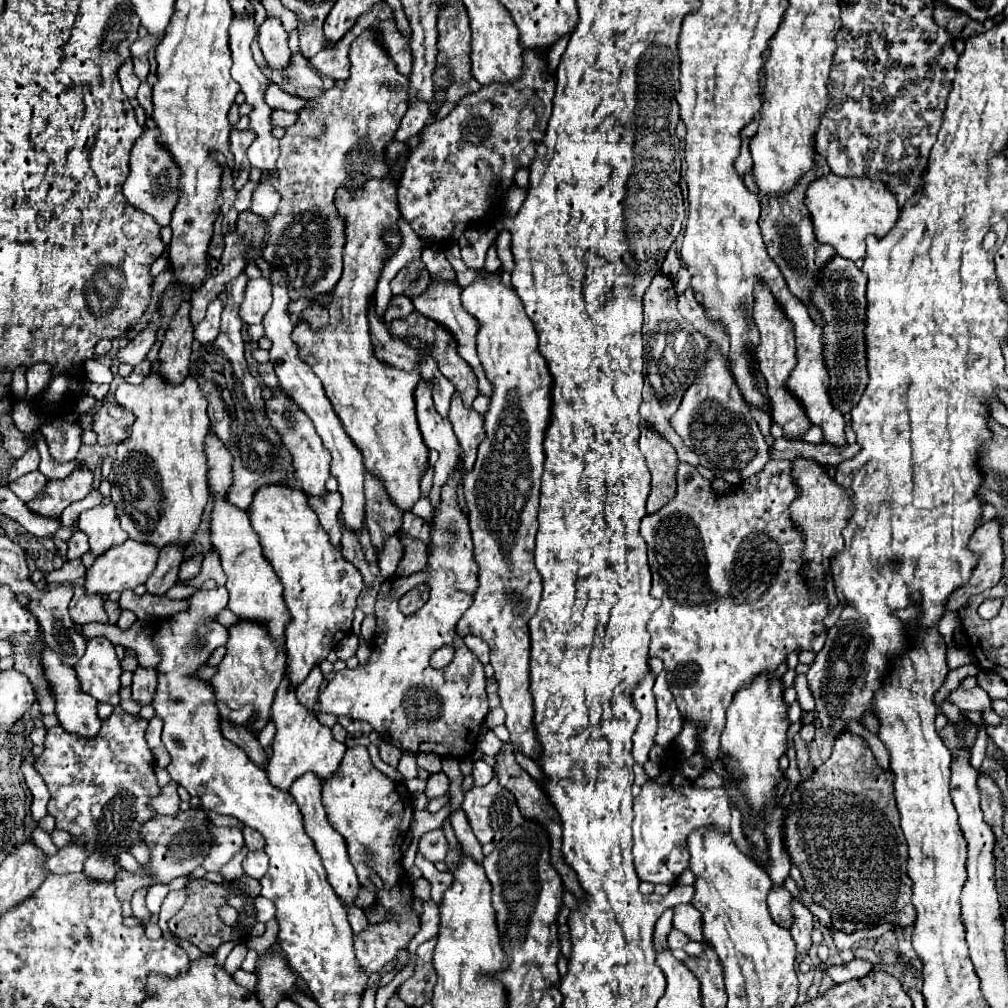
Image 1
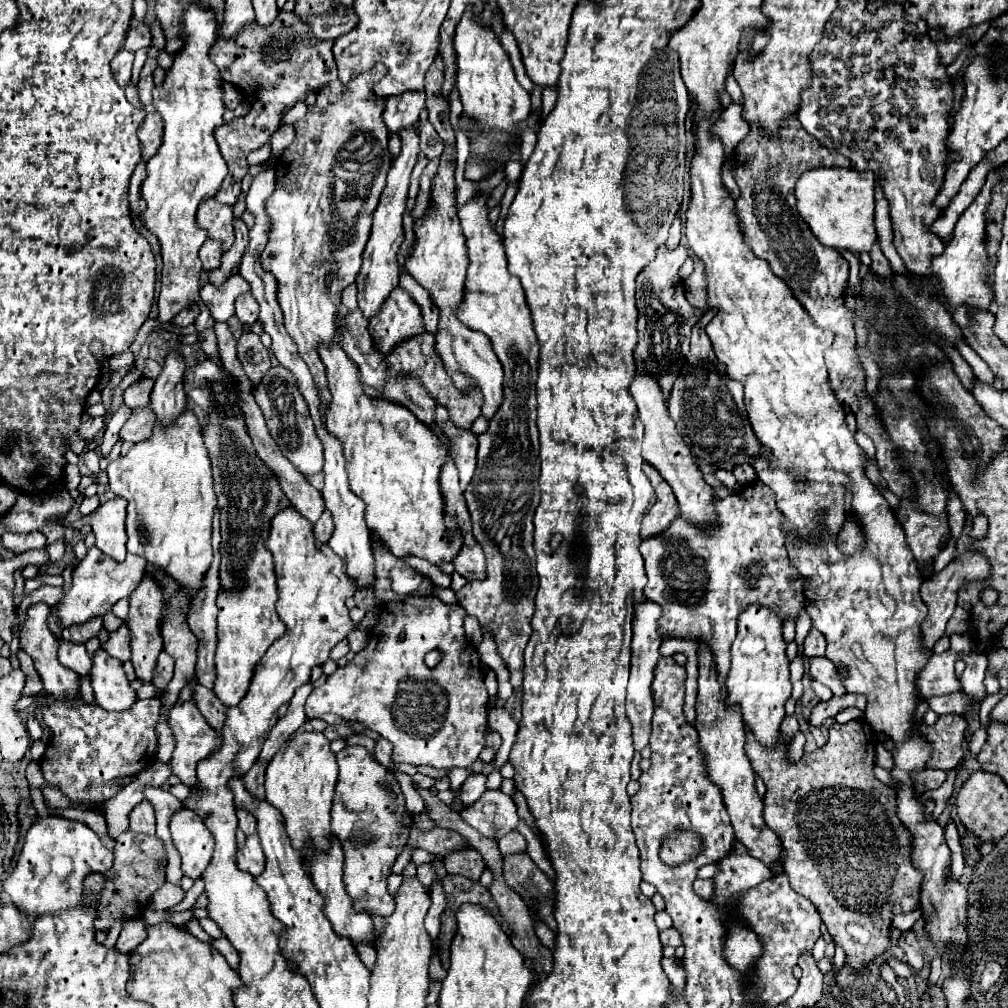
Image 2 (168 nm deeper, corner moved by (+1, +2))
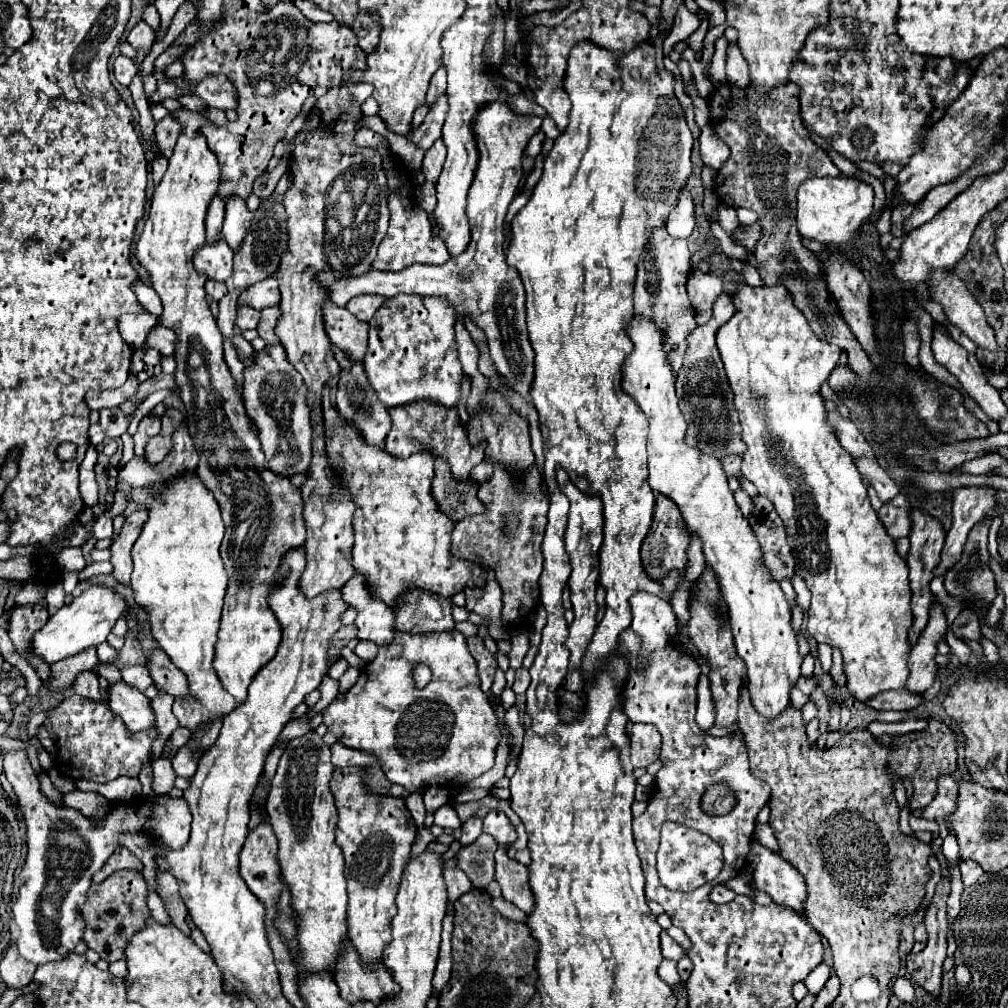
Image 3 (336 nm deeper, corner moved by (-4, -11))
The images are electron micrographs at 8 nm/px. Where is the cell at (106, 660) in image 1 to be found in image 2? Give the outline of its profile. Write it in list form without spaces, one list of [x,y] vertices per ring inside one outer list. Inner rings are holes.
[[[98,648],[92,656],[90,684],[94,688],[96,704],[104,710],[122,712],[136,702],[136,692],[126,680],[122,662],[110,656],[104,648]]]

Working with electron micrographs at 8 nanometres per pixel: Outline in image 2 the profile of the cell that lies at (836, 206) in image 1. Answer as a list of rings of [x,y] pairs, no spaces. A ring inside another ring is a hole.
[[[850,168],[810,170],[802,174],[796,184],[798,212],[824,246],[850,250],[854,254],[870,252],[878,242],[874,226],[874,184],[876,176],[872,172],[856,172]]]

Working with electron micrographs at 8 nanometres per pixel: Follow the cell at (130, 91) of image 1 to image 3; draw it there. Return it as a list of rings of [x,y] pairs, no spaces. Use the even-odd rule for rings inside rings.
[[[119,55],[119,57],[115,59],[115,63],[113,63],[113,75],[115,75],[115,79],[117,79],[121,85],[129,85],[131,79],[135,77],[135,73],[137,73],[135,63],[133,63],[129,57]]]

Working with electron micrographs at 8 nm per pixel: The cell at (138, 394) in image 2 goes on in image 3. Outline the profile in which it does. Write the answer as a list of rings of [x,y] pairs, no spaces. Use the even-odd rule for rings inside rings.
[[[145,417],[141,419],[137,433],[135,433],[135,455],[137,457],[145,457],[145,445],[149,443],[151,437],[155,437],[161,429],[161,421],[157,417]]]

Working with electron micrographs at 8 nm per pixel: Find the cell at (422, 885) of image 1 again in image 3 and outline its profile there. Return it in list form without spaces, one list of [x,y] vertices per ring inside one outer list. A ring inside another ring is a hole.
[[[449,913],[443,919],[443,933],[441,933],[441,951],[439,951],[439,961],[433,977],[433,989],[439,997],[441,989],[447,985],[449,975],[451,975],[451,931],[453,931],[453,913]]]

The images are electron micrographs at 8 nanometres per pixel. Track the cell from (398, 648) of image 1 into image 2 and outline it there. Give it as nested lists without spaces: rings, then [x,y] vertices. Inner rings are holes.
[[[414,594],[398,602],[388,602],[378,614],[378,622],[368,630],[368,646],[358,652],[346,666],[328,676],[322,686],[316,686],[306,700],[306,716],[320,718],[326,712],[338,714],[366,724],[394,746],[392,762],[400,764],[428,764],[434,768],[468,768],[484,748],[488,692],[476,648],[464,636],[464,610],[460,604],[446,604],[436,596]],[[430,650],[442,650],[444,658],[438,666],[428,668],[424,656]]]

